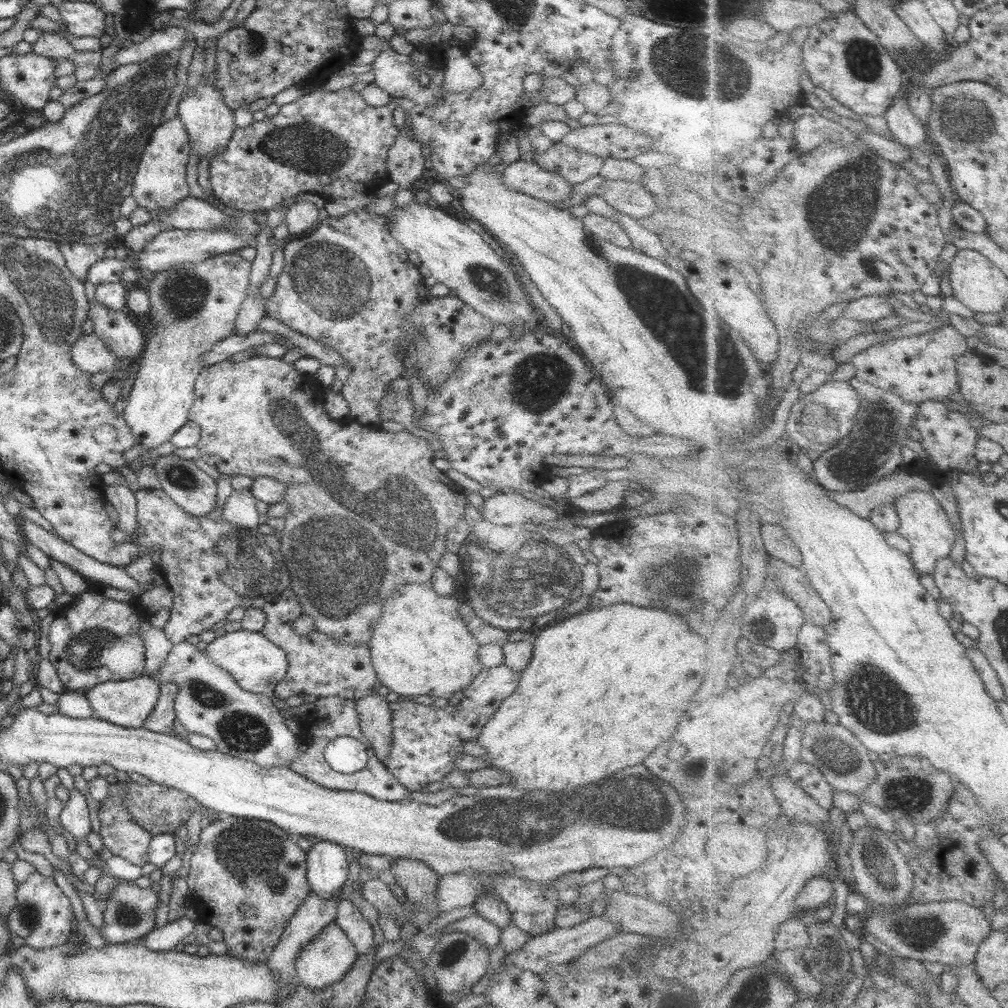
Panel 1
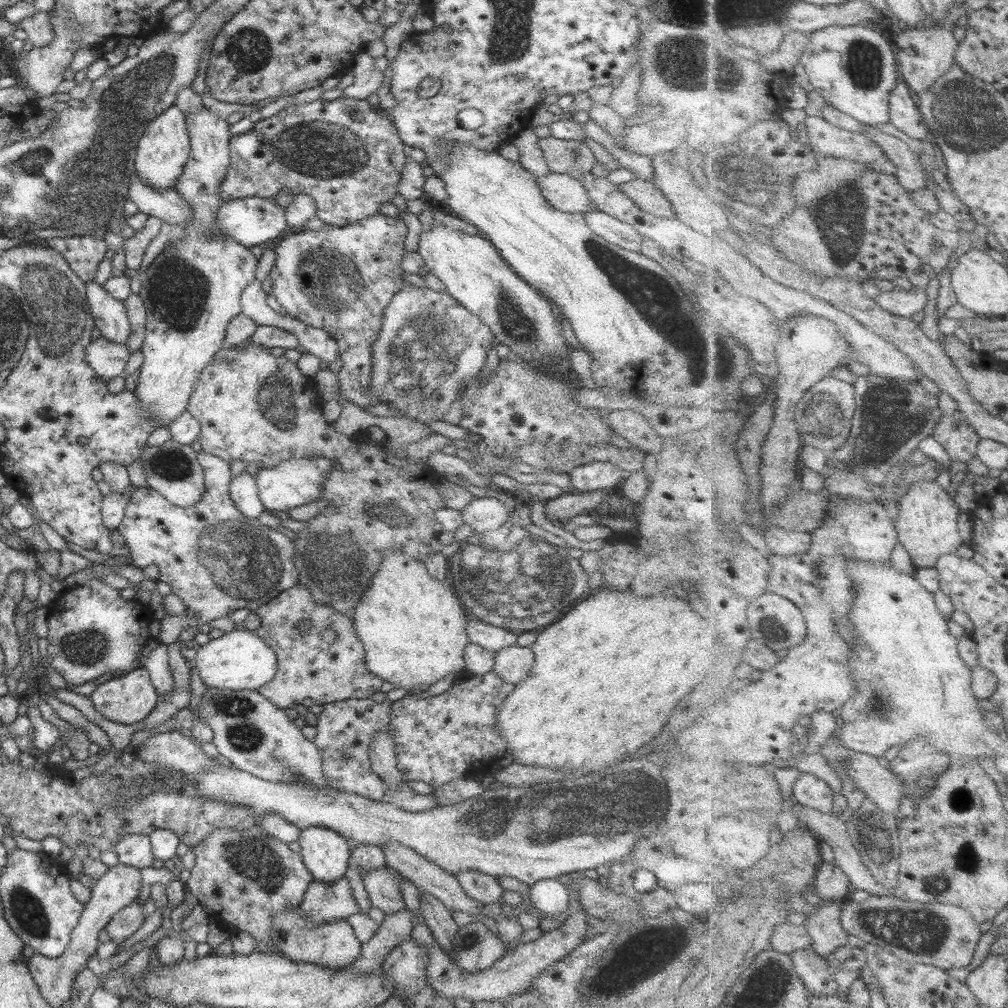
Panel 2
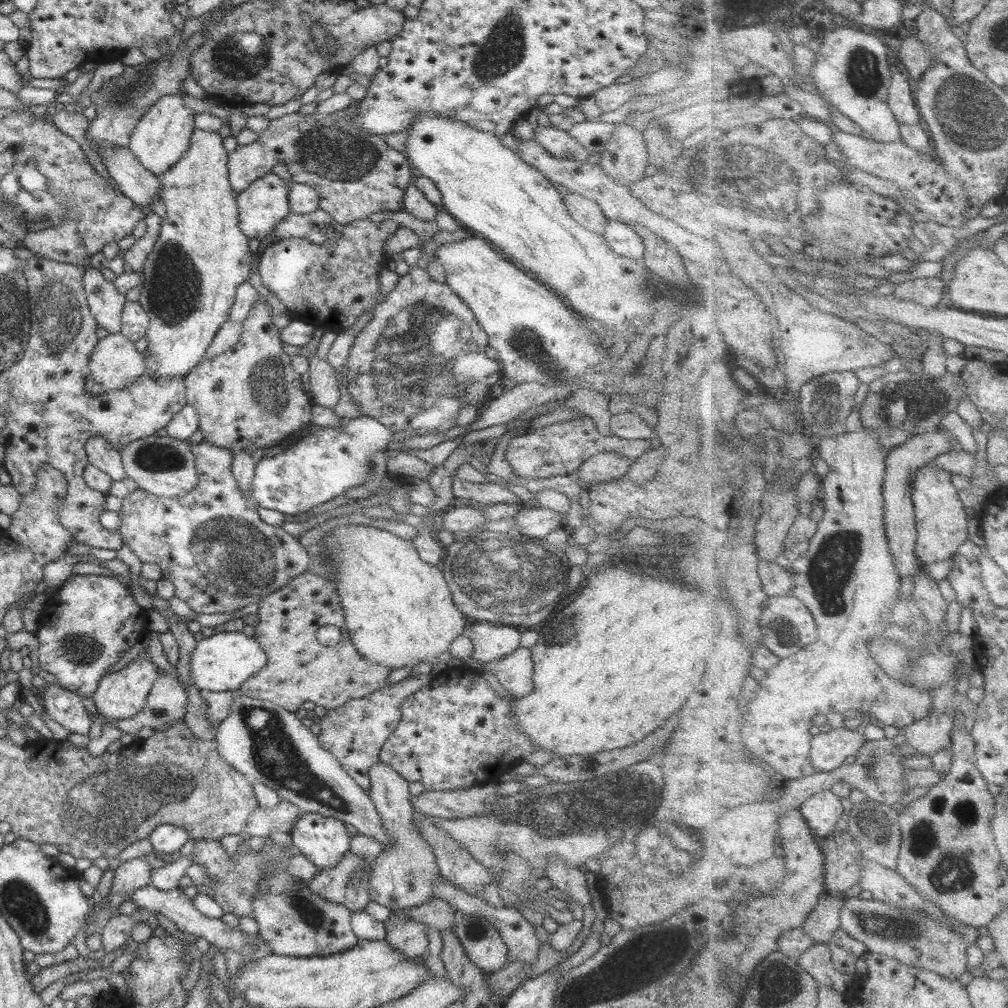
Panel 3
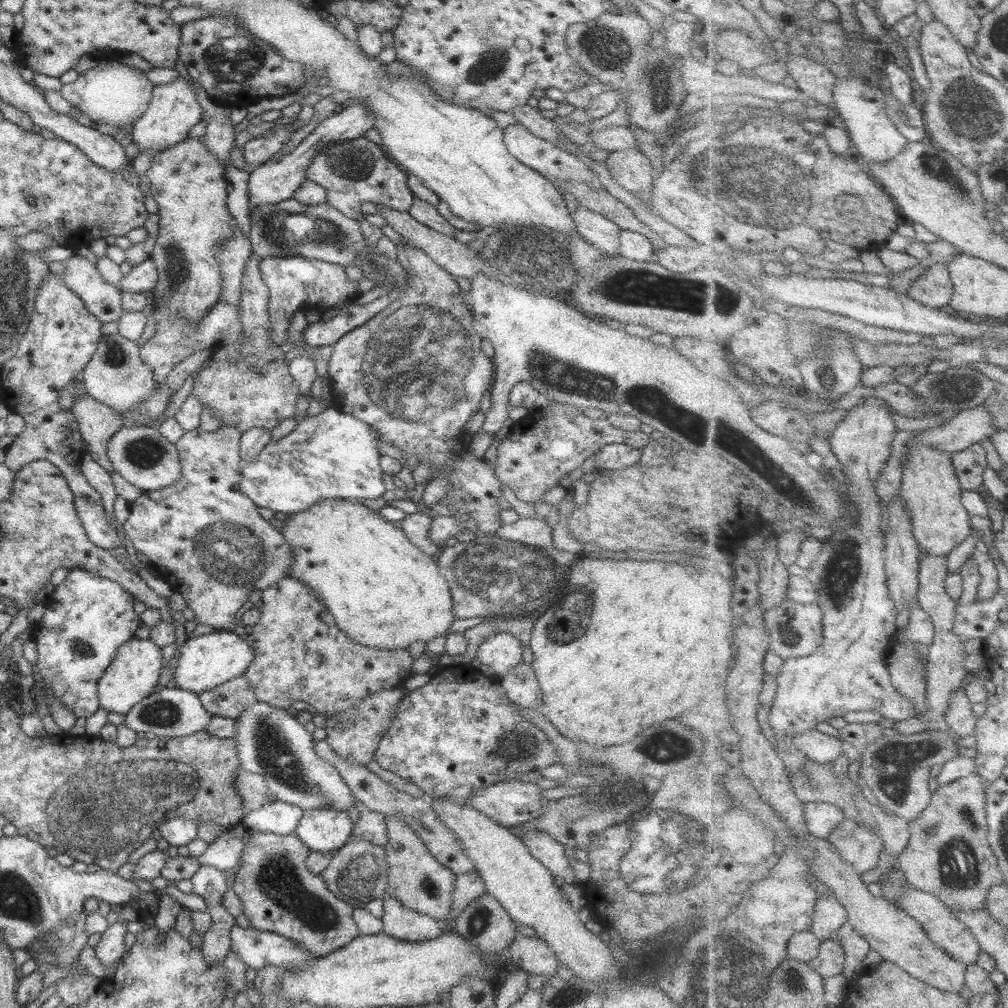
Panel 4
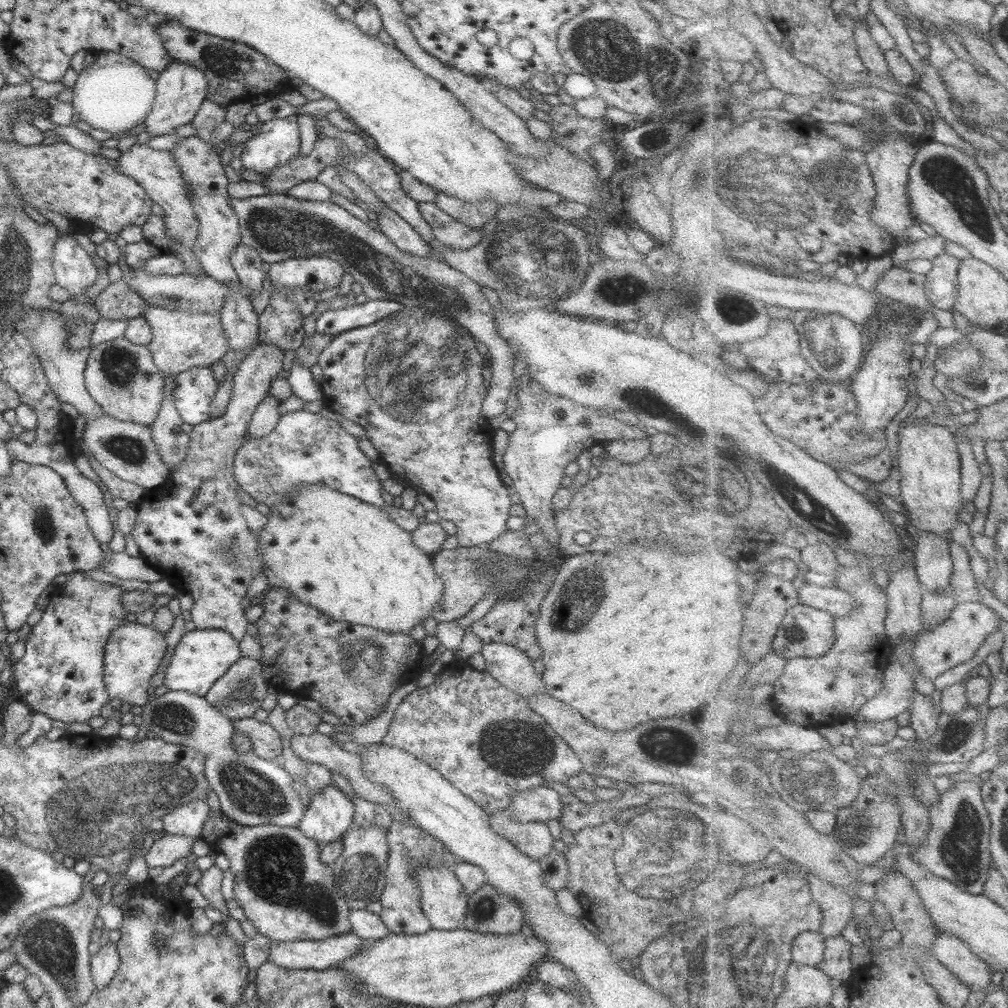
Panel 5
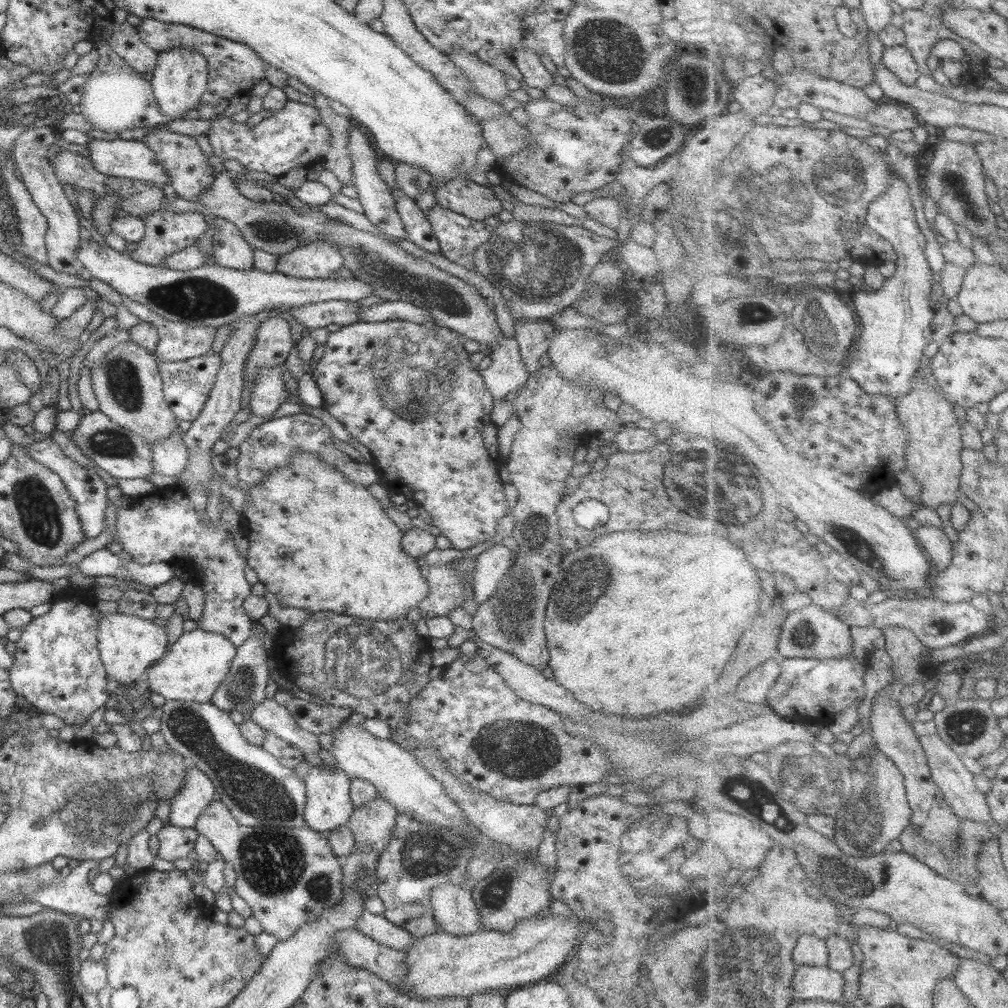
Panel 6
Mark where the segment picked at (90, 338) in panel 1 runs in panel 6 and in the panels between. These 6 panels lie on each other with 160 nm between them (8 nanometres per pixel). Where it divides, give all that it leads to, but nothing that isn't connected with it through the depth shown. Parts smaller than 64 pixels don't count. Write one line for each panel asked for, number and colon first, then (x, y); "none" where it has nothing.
2: (108, 359)
3: (115, 363)
4: (116, 376)
5: (121, 377)
6: (128, 386)

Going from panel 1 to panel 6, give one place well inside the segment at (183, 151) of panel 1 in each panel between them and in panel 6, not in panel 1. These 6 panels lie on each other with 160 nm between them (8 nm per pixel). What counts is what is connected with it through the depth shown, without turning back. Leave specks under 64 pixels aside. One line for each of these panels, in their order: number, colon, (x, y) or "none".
2: (163, 149)
3: (159, 140)
4: (174, 110)
5: (181, 89)
6: (181, 75)

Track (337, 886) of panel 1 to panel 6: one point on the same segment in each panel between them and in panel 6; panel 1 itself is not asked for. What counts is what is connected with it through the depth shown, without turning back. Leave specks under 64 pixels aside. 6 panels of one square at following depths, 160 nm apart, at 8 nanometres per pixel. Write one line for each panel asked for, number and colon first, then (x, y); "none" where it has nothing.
2: (324, 852)
3: (324, 841)
4: (322, 830)
5: (329, 814)
6: (328, 789)

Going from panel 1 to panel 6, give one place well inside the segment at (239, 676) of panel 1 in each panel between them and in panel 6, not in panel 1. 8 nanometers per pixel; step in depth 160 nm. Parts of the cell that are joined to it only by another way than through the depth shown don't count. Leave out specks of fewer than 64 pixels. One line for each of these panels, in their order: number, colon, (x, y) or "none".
2: (240, 660)
3: (220, 663)
4: (206, 661)
5: (202, 656)
6: (193, 668)

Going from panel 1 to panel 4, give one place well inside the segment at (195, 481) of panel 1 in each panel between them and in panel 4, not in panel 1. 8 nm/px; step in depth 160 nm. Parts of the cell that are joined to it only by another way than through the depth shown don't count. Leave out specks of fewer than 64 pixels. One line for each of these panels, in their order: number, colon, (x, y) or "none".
2: (171, 469)
3: (164, 467)
4: (142, 456)

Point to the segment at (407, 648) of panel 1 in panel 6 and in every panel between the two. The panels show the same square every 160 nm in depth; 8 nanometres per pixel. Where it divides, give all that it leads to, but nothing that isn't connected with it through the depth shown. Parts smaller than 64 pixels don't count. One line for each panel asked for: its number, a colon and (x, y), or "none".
2: (413, 628)
3: (399, 611)
4: (384, 592)
5: (349, 559)
6: (318, 541)

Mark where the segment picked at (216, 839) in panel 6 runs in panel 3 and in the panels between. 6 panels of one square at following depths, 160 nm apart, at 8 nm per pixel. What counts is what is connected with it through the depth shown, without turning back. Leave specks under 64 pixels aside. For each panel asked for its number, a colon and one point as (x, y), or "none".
3: (294, 922)
4: (279, 895)
5: (287, 893)

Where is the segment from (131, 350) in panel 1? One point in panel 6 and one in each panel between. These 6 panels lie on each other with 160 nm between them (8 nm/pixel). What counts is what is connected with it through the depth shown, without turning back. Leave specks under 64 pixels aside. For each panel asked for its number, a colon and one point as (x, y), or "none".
2: (109, 314)
3: (106, 304)
4: (103, 300)
5: (74, 269)
6: (32, 149)

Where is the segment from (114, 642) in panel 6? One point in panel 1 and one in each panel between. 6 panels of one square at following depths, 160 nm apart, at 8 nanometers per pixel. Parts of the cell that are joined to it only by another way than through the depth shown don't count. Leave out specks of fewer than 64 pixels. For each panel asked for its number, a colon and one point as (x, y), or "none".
1: (127, 703)
2: (130, 698)
3: (121, 694)
4: (135, 670)
5: (134, 651)

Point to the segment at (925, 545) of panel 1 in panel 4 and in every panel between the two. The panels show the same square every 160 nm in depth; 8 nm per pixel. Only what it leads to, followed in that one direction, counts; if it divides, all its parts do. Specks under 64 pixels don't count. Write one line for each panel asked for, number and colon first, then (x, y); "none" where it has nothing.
2: (928, 521)
3: (943, 525)
4: (931, 485)

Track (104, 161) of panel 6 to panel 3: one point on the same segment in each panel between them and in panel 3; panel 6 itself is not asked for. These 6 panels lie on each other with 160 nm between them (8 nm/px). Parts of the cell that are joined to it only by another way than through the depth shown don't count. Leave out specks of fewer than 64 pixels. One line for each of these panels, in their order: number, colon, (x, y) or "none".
3: (190, 279)
4: (188, 183)
5: (155, 171)

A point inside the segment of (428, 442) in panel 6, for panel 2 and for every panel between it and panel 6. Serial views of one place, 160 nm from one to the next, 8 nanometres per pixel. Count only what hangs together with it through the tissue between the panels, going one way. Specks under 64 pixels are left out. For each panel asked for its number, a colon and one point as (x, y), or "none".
2: (429, 345)
3: (421, 358)
4: (415, 373)
5: (413, 381)

